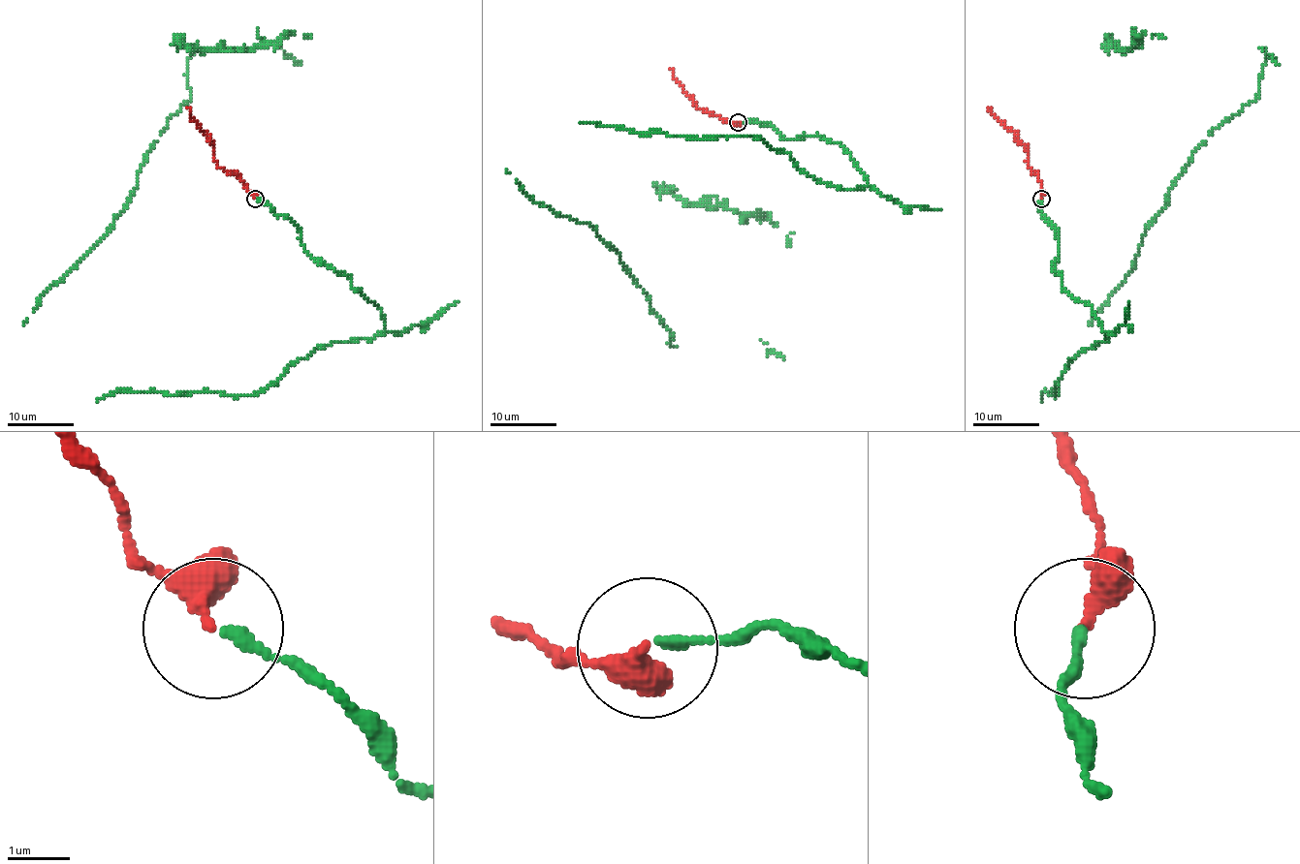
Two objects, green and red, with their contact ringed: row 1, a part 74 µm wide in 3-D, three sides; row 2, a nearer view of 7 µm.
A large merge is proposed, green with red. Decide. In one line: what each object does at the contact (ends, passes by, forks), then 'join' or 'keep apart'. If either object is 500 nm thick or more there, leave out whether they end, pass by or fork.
green ends; red passes by; join

